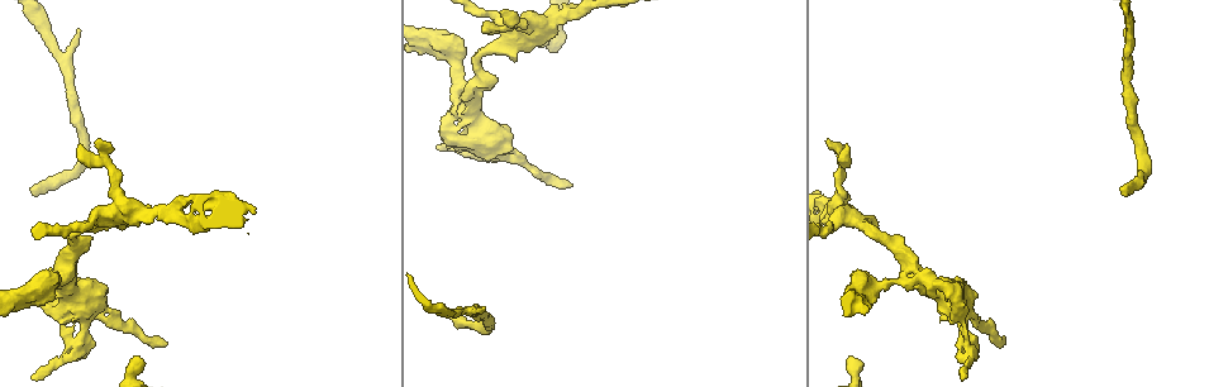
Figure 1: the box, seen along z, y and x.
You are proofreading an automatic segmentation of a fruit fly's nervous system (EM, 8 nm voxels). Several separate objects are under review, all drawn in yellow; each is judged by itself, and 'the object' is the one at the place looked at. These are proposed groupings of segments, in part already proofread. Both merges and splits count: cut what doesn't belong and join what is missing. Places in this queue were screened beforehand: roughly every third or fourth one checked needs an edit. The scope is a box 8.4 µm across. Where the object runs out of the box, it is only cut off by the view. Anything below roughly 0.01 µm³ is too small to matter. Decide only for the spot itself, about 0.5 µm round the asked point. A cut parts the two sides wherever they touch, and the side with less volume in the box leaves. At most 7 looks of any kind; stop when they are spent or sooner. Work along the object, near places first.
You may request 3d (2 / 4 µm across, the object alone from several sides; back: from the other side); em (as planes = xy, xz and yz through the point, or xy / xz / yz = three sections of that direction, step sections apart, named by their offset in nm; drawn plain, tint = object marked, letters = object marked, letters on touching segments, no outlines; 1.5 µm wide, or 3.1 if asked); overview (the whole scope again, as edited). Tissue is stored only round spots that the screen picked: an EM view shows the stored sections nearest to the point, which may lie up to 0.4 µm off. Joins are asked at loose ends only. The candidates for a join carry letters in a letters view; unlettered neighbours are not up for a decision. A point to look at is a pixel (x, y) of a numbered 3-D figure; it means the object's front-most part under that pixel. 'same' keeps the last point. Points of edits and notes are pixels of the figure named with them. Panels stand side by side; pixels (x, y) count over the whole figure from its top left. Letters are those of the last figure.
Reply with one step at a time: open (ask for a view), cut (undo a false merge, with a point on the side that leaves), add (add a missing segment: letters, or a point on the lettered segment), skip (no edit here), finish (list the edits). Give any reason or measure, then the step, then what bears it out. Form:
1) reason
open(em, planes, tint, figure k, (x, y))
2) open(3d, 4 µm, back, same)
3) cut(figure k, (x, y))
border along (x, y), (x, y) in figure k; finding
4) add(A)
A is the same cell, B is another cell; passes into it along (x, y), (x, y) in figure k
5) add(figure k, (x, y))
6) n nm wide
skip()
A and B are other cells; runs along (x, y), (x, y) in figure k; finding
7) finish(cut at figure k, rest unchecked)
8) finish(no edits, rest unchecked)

end of a long branch
open(3d, 4 µm, figure 1, (34, 193))

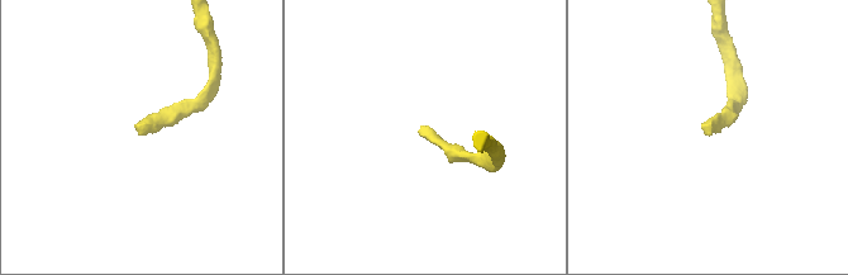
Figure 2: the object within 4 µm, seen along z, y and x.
open(em, planes, letters, figure 2, (423, 133))

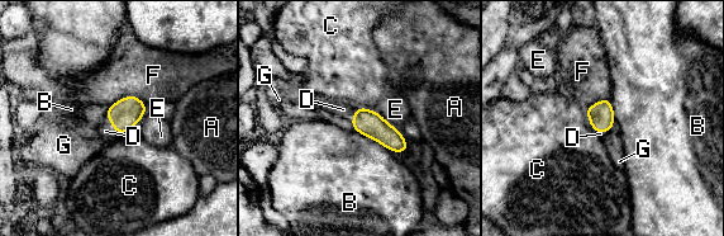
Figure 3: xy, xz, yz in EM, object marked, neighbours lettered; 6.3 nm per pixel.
160 nm wide; B touches over 280 nm
add(figure 3, (105, 131))
D is the same cell, A, B, C, E, F and G are other cells; it goes on there

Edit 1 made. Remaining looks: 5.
see it whole again
open(overview)

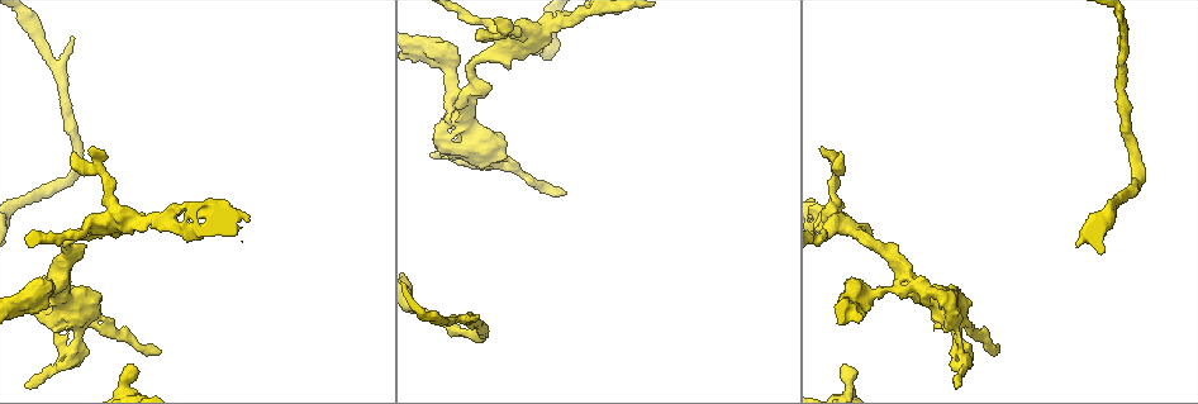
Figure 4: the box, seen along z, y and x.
branch stops here
open(em, planes, plain, figure 4, (476, 41))

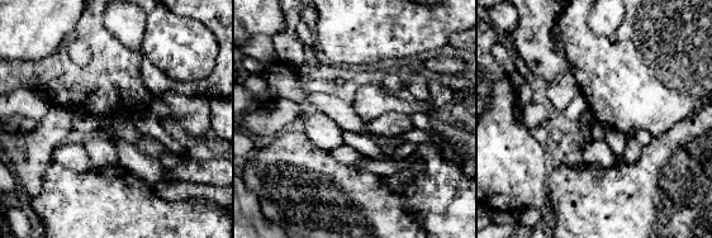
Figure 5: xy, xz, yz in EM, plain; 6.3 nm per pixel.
open(em, planes, letters, same)

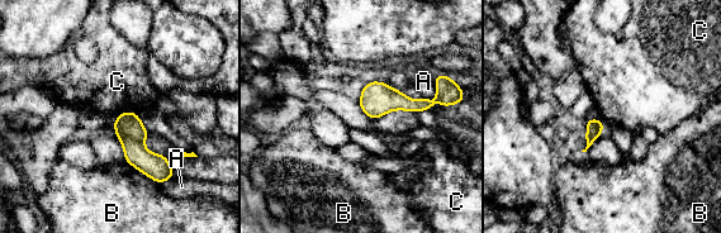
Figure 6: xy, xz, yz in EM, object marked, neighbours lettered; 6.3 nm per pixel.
skip()
A, B and C are other cells; runs along (122, 117), (133, 144), (169, 174) in figure 6; no lettered segment goes on from it

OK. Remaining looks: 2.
calibre changes
open(em, planes, plain, figure 4, (43, 296))

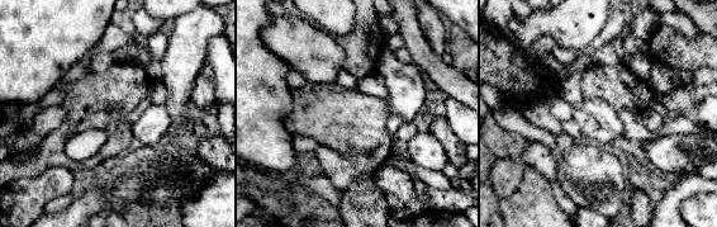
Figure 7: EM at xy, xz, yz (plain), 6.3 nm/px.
what lies round it
open(em, planes, letters, same)

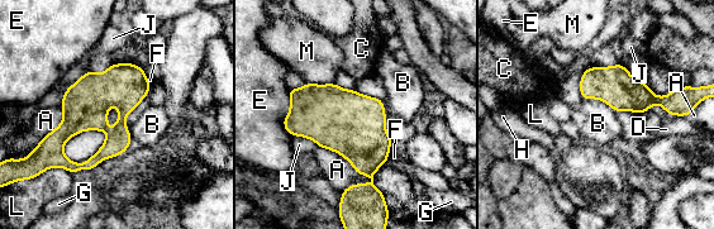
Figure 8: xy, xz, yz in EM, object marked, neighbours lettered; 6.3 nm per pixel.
100 nm wide
skip()
A, B, C, D, E, F, G, H, J, L and M are other cells; border along (582, 99), (600, 99), (617, 114) in figure 8; continuous, no second neuron

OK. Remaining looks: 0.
finish(add at figure 3, rest unchecked)

